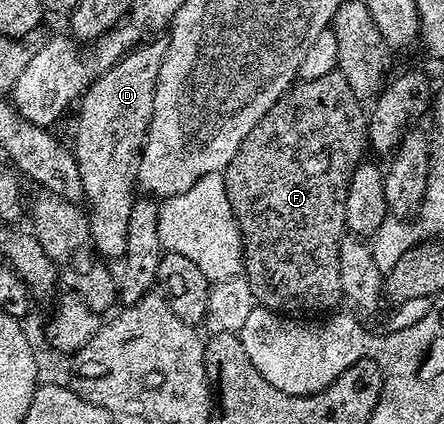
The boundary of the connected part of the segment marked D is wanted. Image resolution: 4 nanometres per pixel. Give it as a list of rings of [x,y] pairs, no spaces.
[[[153,38],[138,44],[132,52],[126,52],[120,62],[97,77],[79,101],[81,113],[77,116],[77,141],[71,145],[71,151],[77,159],[79,178],[83,178],[84,203],[89,204],[89,208],[87,207],[89,239],[92,247],[97,247],[97,252],[101,256],[121,258],[125,255],[128,218],[135,201],[137,157],[141,155],[141,146],[145,143],[145,131],[149,129],[151,122],[157,75],[159,66],[163,66],[165,46],[166,41],[161,38]]]

